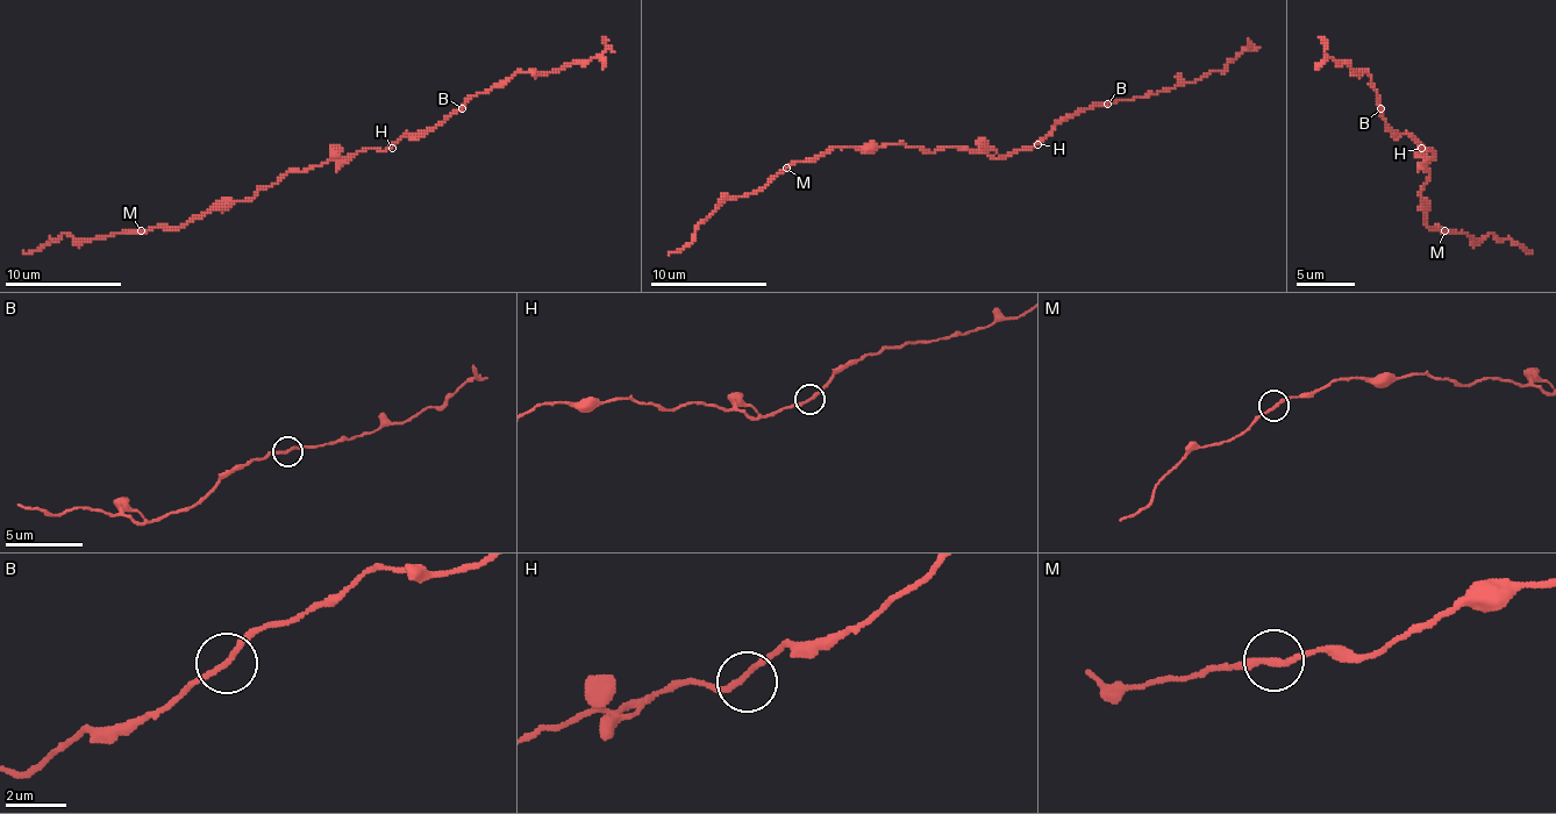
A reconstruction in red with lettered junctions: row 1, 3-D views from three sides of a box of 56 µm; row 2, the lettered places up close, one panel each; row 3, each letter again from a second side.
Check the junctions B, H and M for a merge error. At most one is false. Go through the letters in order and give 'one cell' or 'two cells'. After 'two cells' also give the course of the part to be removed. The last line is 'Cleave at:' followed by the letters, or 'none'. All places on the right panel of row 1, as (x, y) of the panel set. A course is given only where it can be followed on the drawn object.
B: two cells; foreign part runs (1379, 107), (1368, 72), (1356, 72), (1348, 63), (1339, 63), (1319, 37)
H: one cell
M: one cell
Cleave at: B

